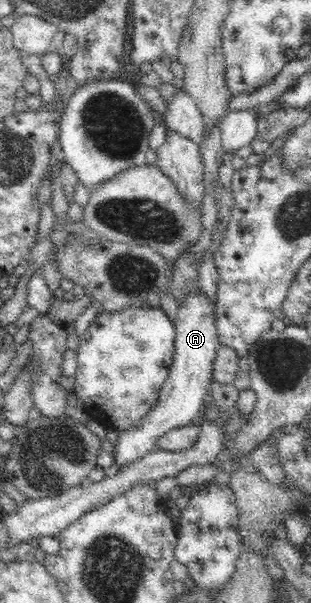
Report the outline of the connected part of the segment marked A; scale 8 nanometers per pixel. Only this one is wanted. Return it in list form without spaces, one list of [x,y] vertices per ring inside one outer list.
[[[192,294],[192,297],[184,301],[184,305],[180,305],[176,315],[173,363],[157,402],[138,423],[116,433],[116,444],[110,445],[109,451],[112,452],[113,464],[118,466],[118,471],[126,464],[141,460],[141,457],[151,451],[158,450],[158,439],[184,425],[191,425],[194,419],[200,416],[203,400],[206,398],[206,389],[212,382],[213,364],[218,348],[212,305],[205,294]]]

